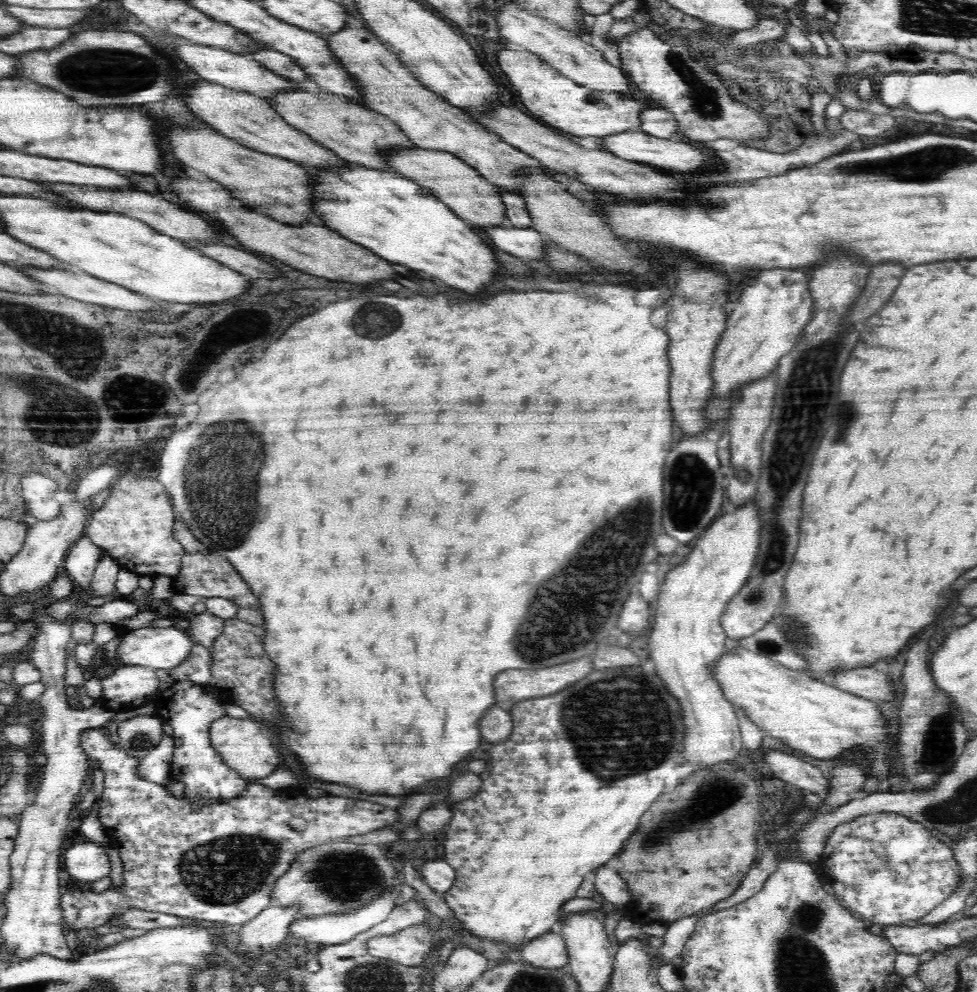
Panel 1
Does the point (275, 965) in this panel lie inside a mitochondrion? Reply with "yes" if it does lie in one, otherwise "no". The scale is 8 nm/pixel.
no

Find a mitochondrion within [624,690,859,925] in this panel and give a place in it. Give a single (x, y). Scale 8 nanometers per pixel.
(718, 794)

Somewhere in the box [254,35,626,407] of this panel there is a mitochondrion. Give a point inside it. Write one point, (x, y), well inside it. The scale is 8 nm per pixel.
(358, 323)

